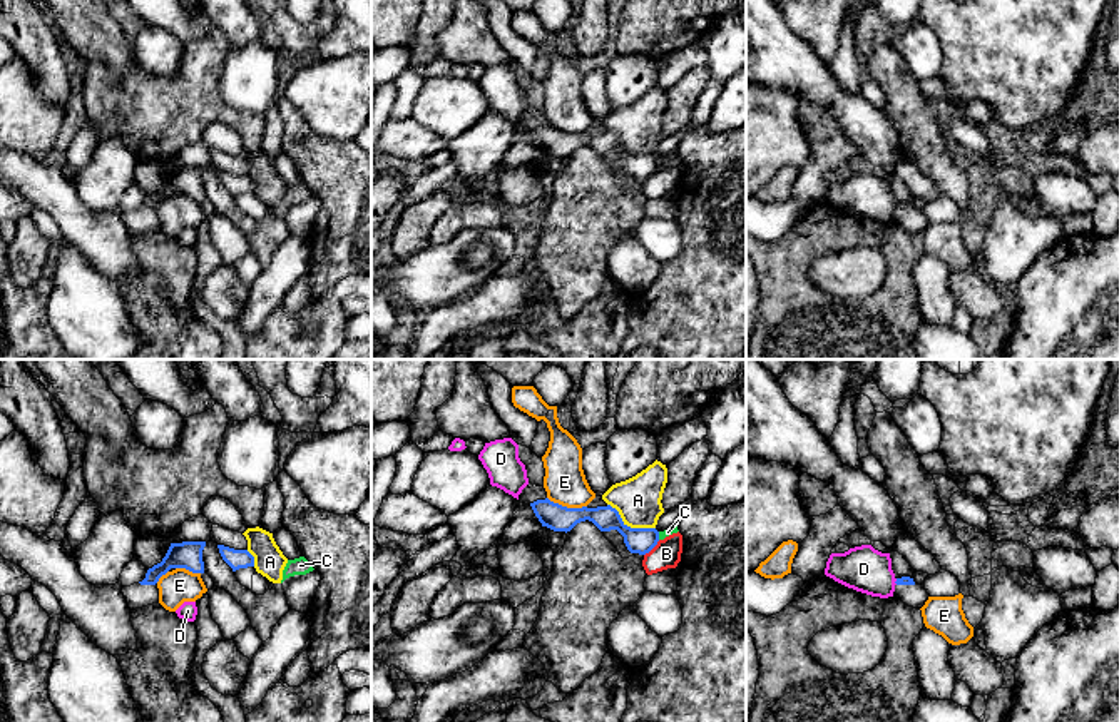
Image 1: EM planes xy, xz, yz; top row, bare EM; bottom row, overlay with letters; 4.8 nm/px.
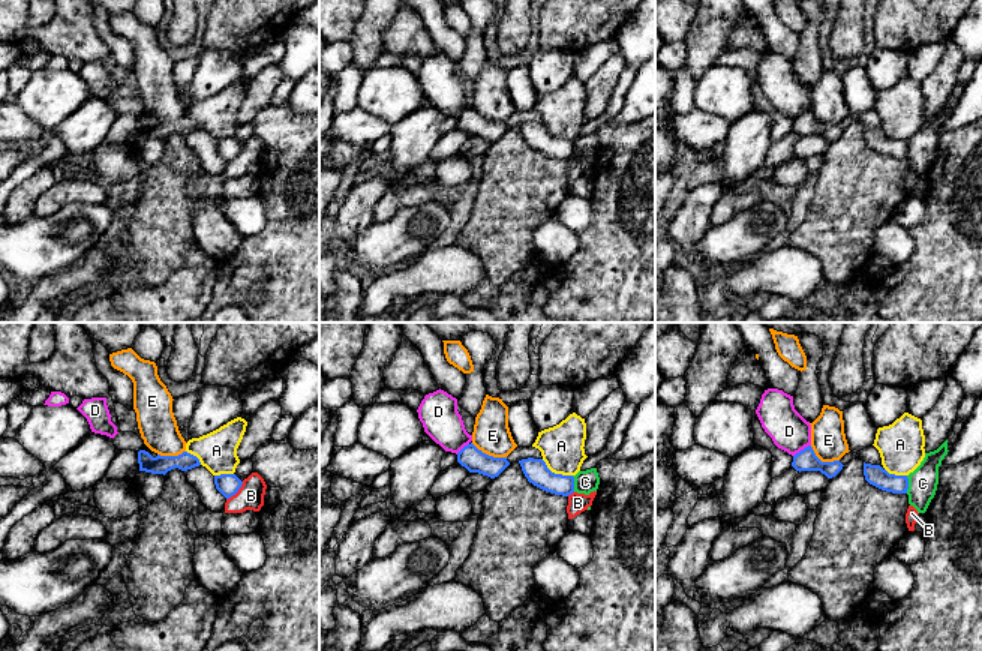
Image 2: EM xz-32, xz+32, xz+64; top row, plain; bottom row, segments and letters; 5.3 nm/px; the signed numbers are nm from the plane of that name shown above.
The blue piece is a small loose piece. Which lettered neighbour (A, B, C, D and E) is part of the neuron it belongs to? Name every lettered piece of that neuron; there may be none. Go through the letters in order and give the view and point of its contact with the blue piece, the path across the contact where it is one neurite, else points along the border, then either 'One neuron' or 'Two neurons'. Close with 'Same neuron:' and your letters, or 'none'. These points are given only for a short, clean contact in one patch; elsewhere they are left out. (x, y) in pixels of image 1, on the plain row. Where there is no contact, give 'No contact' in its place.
A: Touches blue at xz (629, 152). Boundary: xz (608, 129), (628, 151), (654, 154). Two neurons
B: Touches blue at xz (651, 174). Two neurons
C: Touches blue at xz (658, 161). Two neurons
D: Touches blue at yz (895, 208). Boundary: yz (897, 204), (895, 209). Two neurons
E: Touches blue at xz (566, 132). Boundary: xz (547, 122), (567, 132), (586, 132). Two neurons
Same neuron: none

